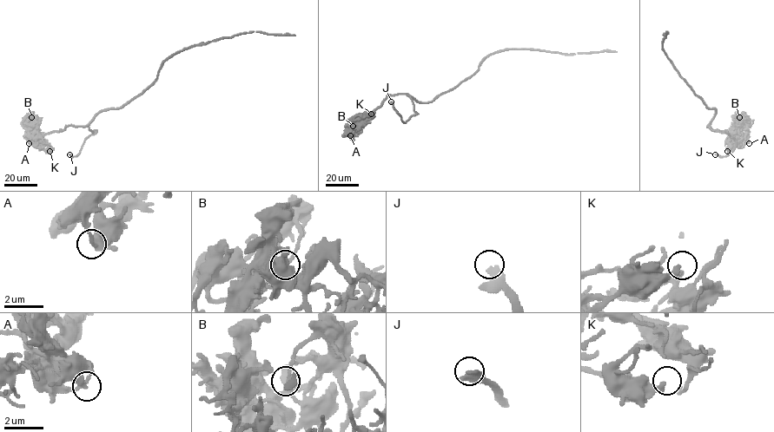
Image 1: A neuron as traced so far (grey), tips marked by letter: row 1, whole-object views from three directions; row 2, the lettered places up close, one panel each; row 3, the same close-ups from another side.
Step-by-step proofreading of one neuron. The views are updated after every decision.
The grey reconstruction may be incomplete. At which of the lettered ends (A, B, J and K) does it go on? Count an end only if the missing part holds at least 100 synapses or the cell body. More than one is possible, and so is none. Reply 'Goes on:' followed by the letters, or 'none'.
Goes on: J

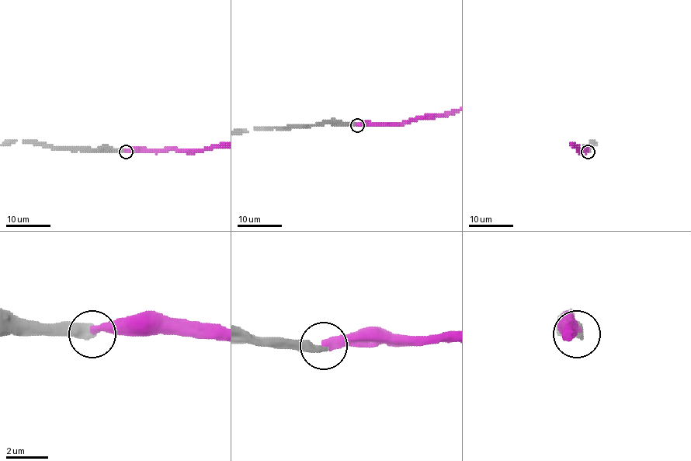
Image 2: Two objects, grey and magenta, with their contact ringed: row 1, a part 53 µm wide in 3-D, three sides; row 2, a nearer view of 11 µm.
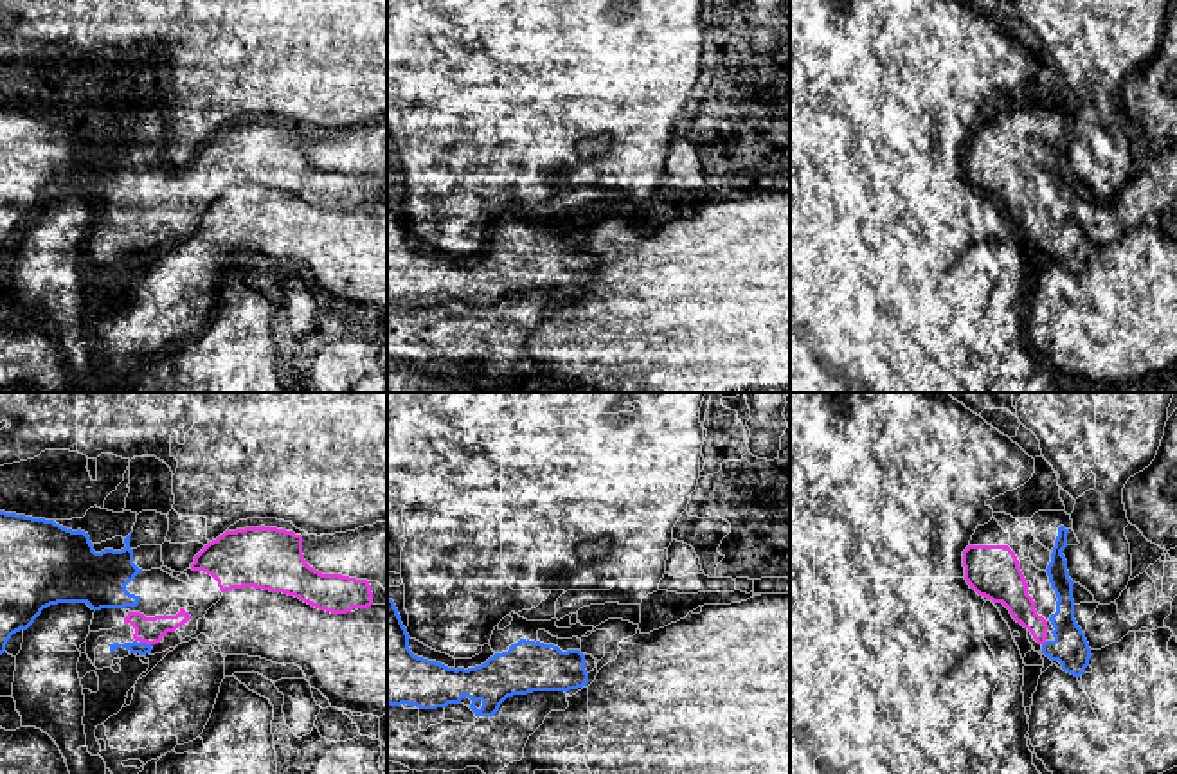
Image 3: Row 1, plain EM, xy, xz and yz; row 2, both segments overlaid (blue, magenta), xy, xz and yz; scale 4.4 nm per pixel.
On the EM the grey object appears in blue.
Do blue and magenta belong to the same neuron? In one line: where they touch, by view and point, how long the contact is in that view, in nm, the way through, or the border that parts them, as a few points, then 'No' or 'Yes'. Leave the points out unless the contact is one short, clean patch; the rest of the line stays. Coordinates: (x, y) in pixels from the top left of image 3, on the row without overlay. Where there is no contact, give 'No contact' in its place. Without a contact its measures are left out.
Touches blue at xy (144, 240). Shared border 50 nm. Path across: xy (143, 245), (144, 240), (150, 227). Yes

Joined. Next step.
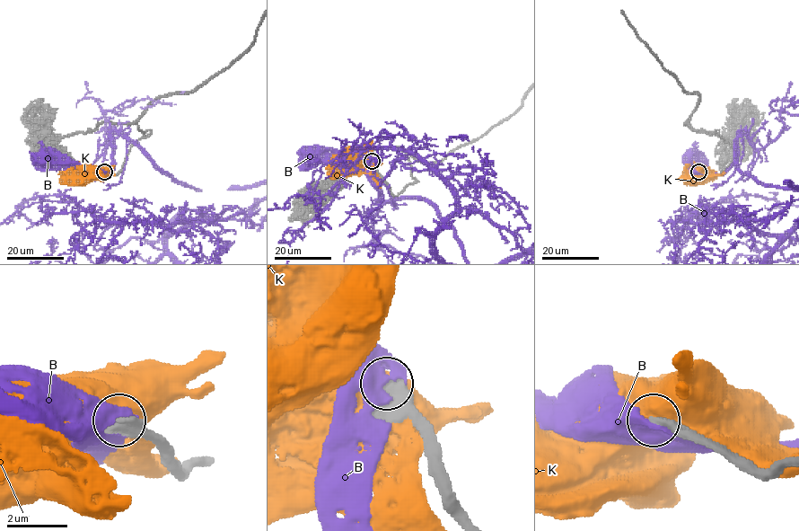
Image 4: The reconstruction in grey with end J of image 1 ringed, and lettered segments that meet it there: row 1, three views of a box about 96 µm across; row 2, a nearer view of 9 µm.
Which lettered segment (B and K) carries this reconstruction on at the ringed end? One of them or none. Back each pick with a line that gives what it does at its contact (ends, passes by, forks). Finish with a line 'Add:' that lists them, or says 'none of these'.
Add: none of these

